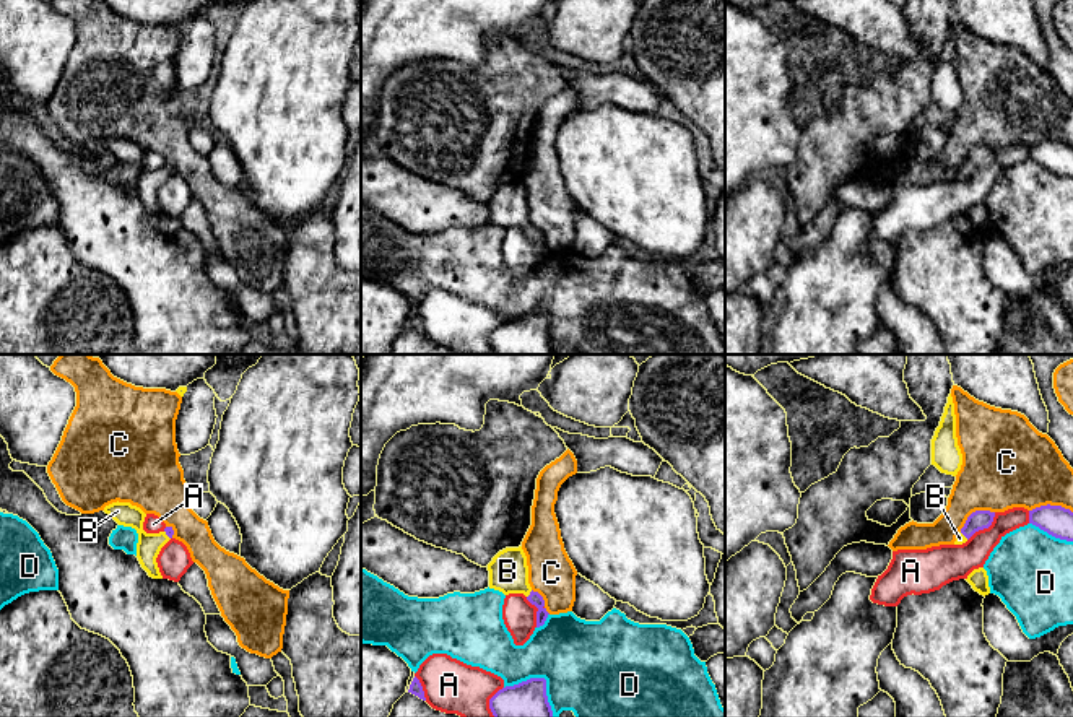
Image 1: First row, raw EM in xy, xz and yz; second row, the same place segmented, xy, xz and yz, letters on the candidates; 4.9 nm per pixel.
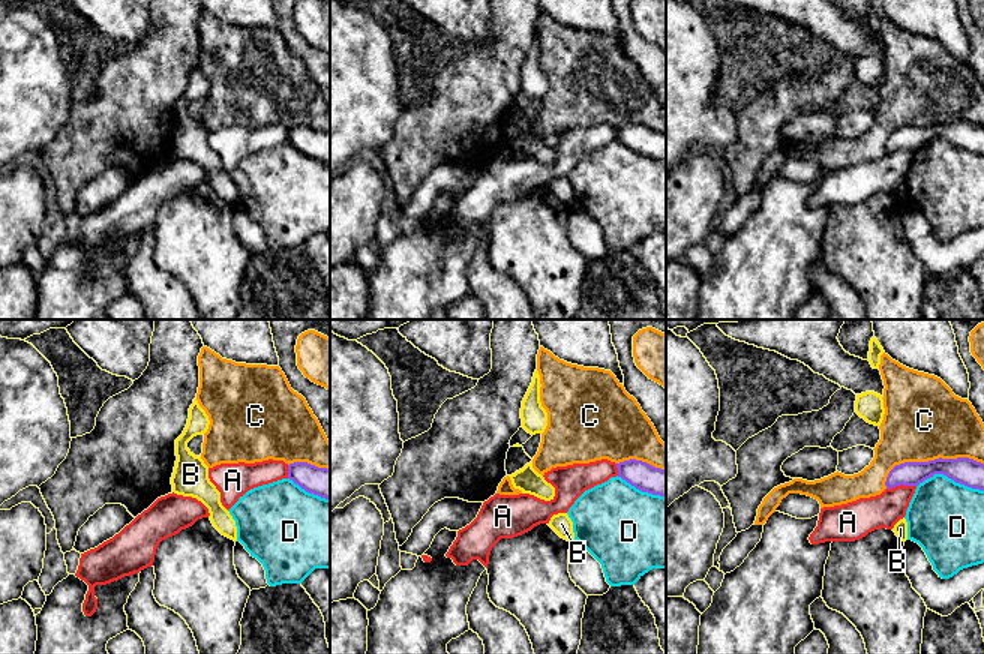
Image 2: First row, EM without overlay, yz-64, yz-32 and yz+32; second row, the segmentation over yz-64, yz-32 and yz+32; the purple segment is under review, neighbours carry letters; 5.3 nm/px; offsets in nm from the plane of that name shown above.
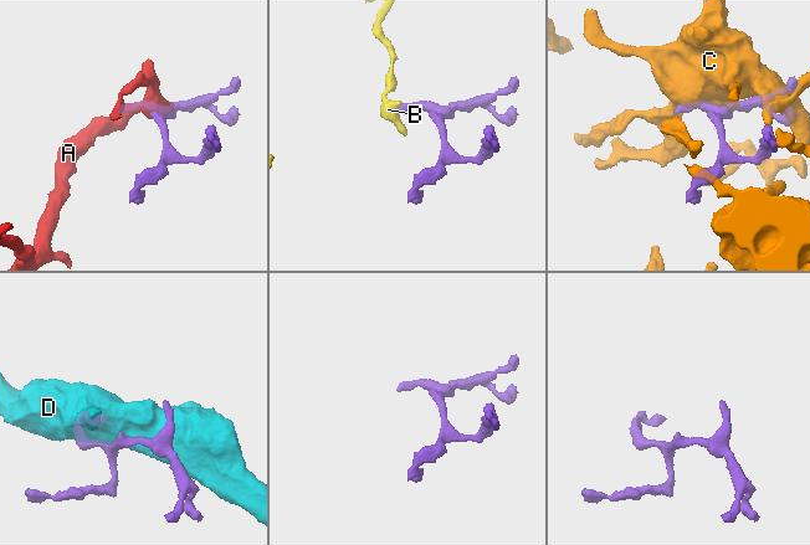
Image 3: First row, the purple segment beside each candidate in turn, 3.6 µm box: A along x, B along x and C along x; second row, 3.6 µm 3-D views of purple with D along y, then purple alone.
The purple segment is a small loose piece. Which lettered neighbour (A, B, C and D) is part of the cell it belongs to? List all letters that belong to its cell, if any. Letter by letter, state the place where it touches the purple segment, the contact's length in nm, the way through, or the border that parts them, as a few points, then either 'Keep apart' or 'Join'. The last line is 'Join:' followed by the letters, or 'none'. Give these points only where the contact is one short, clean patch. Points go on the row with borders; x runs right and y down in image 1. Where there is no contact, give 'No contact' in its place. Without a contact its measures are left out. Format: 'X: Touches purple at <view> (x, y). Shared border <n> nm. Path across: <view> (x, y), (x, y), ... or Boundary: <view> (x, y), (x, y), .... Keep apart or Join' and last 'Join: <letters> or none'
A: Touches purple at yz (984, 527). Shared border 200 nm. Keep apart
B: Touches purple at xz (530, 594). Shared border 50 nm. Path across: xz (535, 599), (530, 594), (508, 571). Join
C: Touches purple at yz (1049, 504). Shared border 220 nm. Keep apart
D: Touches purple at xz (543, 678). Shared border 280 nm. Keep apart
Join: B

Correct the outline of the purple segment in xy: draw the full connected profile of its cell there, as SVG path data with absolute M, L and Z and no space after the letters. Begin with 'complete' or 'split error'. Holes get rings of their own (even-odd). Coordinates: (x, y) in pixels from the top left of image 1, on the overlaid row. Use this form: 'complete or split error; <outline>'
split error; M112 502L104 507L104 512L109 514L119 525L132 527L137 530L137 558L141 567L148 572L150 577L163 579L156 558L161 548L172 538L172 527L166 527L159 533L146 533L143 530L146 514L130 502Z

